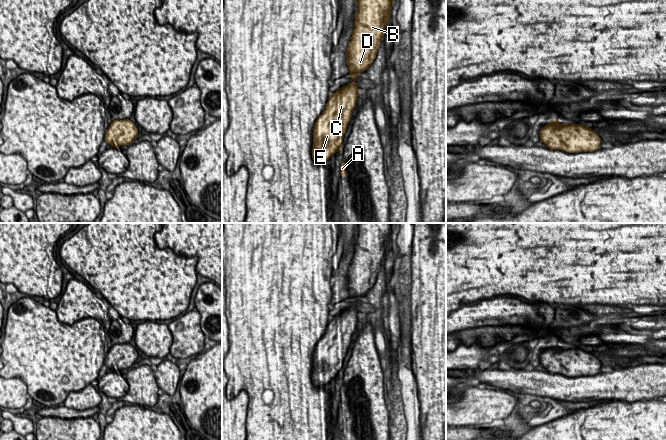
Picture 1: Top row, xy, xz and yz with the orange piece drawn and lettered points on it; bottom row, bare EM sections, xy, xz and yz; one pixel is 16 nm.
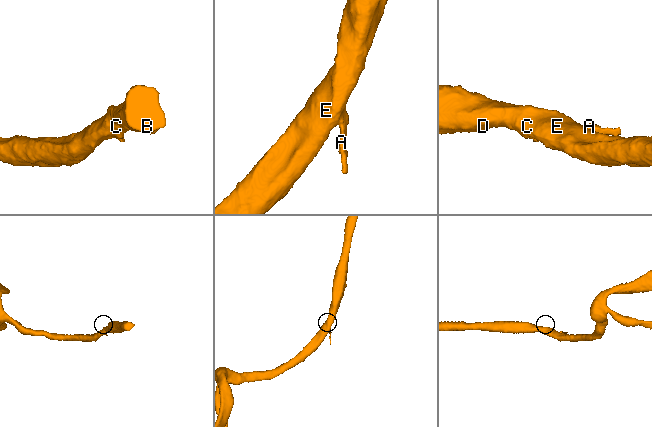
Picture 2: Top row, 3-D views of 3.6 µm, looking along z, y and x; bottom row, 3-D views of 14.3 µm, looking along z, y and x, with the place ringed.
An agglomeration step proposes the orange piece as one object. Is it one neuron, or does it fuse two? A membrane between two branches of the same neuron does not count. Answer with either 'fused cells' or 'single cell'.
single cell

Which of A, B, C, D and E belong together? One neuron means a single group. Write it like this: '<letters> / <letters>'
A B C D E

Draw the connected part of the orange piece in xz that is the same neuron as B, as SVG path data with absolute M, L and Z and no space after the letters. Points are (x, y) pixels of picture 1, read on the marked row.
M357 0L358 10L355 14L354 29L346 50L347 66L351 77L355 80L359 74L368 69L376 59L385 28L391 16L394 0Z

